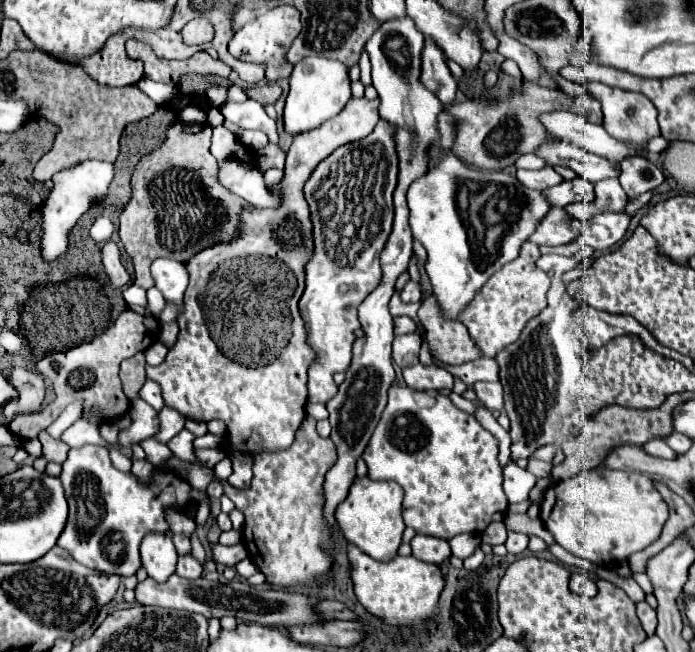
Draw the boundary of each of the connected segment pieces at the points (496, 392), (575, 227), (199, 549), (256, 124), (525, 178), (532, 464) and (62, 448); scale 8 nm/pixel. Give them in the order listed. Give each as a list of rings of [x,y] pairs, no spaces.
[[[475,382],[473,384],[479,400],[493,410],[503,410],[503,386],[491,382]]]
[[[551,208],[551,212],[547,212],[547,216],[539,222],[539,228],[527,240],[535,242],[537,246],[541,244],[559,246],[559,244],[573,242],[579,236],[581,228],[583,224],[567,216],[563,208]]]
[[[193,533],[191,539],[191,546],[192,546],[192,554],[195,556],[195,558],[197,558],[197,560],[199,560],[199,562],[201,562],[201,565],[204,566],[207,560],[206,557],[206,552],[196,534]]]
[[[227,102],[221,106],[221,114],[225,120],[241,126],[241,128],[253,128],[261,130],[269,136],[271,142],[277,142],[277,128],[275,120],[269,118],[259,102]]]
[[[545,166],[541,170],[517,170],[517,180],[527,188],[545,190],[549,186],[559,184],[563,178],[551,166]]]
[[[529,458],[529,466],[527,466],[527,470],[529,472],[533,472],[535,476],[539,476],[539,478],[545,478],[545,476],[549,476],[551,474],[551,464],[549,462],[543,462],[543,460],[535,460],[535,458]]]
[[[41,432],[41,434],[39,434],[39,440],[41,440],[41,444],[43,444],[43,456],[39,456],[39,458],[33,462],[39,472],[45,470],[45,464],[47,464],[49,460],[59,462],[59,464],[65,460],[65,456],[67,456],[67,452],[69,452],[69,446],[67,446],[63,440],[51,438],[47,432]]]

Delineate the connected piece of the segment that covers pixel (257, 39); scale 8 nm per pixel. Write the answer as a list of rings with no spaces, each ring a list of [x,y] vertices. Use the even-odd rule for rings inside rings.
[[[277,6],[273,10],[269,10],[267,14],[259,16],[257,20],[253,20],[251,24],[243,26],[229,42],[229,52],[239,60],[247,60],[247,62],[261,62],[265,64],[265,78],[275,82],[279,78],[287,78],[291,74],[291,64],[285,60],[285,52],[291,46],[291,42],[295,40],[295,36],[301,30],[301,22],[299,22],[299,10],[295,10],[293,6]]]

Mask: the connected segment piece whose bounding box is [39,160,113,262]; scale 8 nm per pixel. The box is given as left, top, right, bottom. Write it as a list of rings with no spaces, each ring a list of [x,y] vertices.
[[[87,160],[75,168],[61,170],[59,174],[53,176],[53,180],[55,180],[55,186],[41,206],[39,248],[41,248],[41,258],[45,258],[47,262],[53,262],[67,252],[69,232],[73,230],[77,220],[83,216],[83,212],[89,210],[91,204],[99,202],[107,194],[109,182],[113,180],[113,164],[99,162],[99,160]]]

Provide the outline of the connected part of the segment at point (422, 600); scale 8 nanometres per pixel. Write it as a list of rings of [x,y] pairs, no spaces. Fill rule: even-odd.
[[[347,544],[347,558],[351,564],[351,580],[355,586],[357,600],[367,612],[385,618],[391,624],[407,626],[419,620],[427,620],[435,612],[437,598],[443,590],[443,576],[439,566],[417,560],[415,556],[395,556],[389,562],[377,562],[355,544]]]

